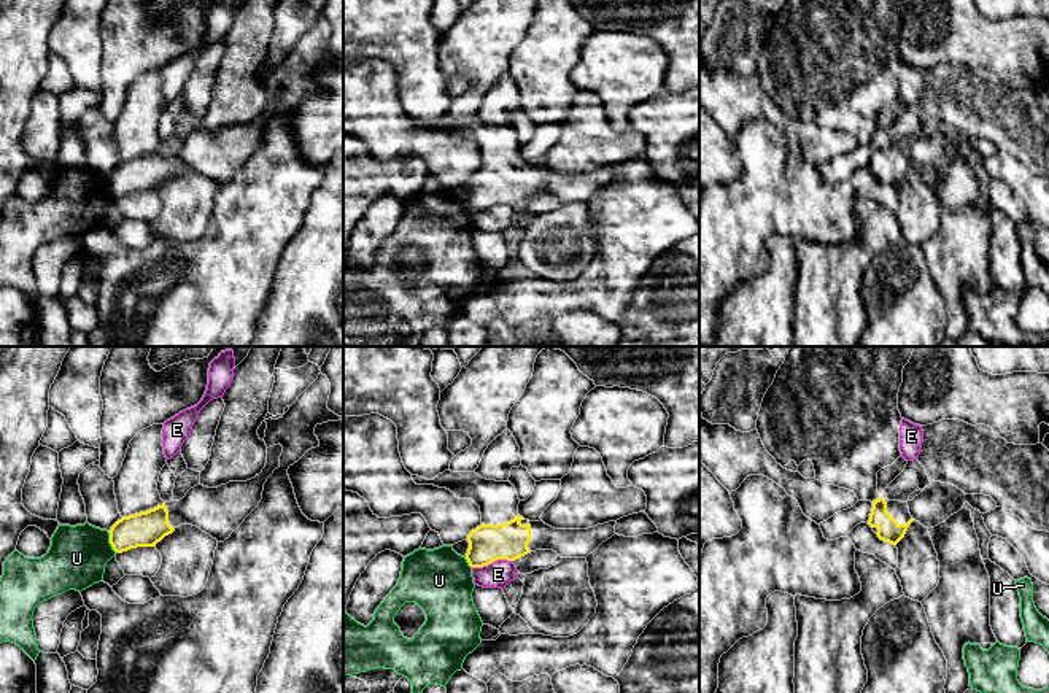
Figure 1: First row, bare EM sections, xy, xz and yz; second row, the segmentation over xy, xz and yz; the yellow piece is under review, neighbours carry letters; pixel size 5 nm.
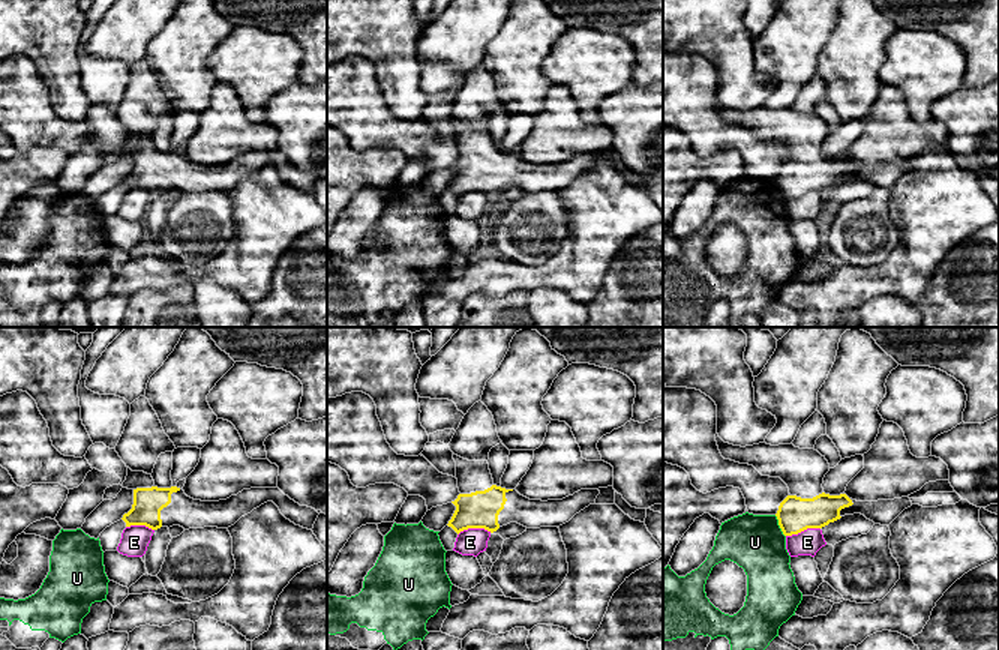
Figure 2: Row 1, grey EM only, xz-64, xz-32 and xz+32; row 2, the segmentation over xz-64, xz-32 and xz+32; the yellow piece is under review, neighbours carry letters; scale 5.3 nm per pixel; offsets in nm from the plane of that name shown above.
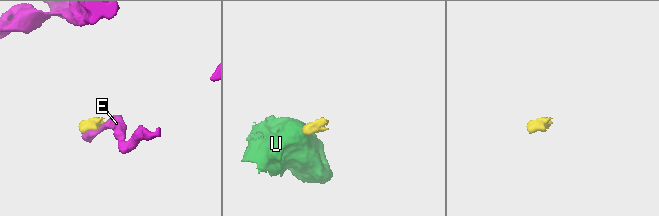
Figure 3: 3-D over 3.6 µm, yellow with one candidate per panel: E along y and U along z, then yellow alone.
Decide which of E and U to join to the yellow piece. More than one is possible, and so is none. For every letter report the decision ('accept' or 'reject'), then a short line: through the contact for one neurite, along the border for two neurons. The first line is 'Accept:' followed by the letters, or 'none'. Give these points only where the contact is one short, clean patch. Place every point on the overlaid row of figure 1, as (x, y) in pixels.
Accept: none
E: reject; line xz (512, 560), (495, 560), (472, 568)
U: reject; line xy (107, 531), (108, 542), (116, 552)

